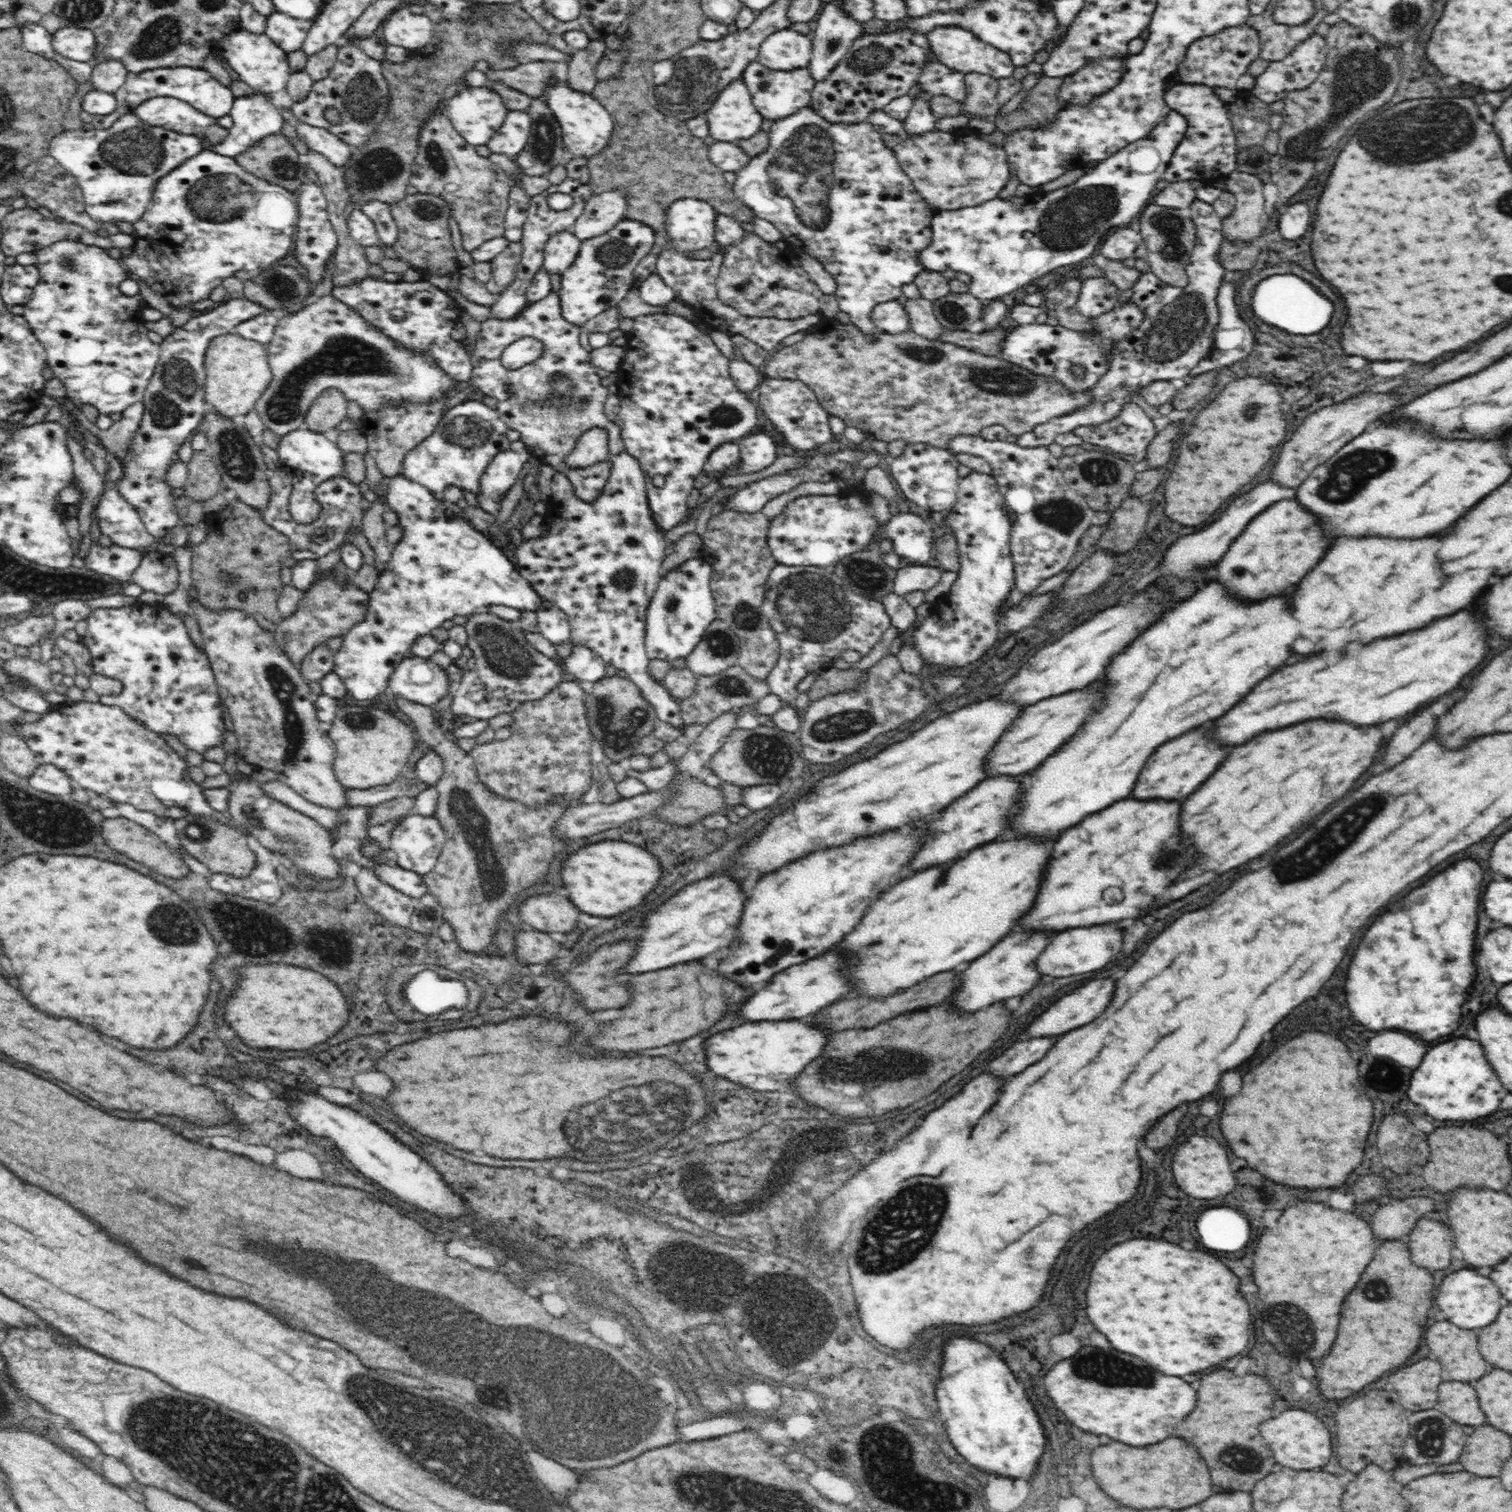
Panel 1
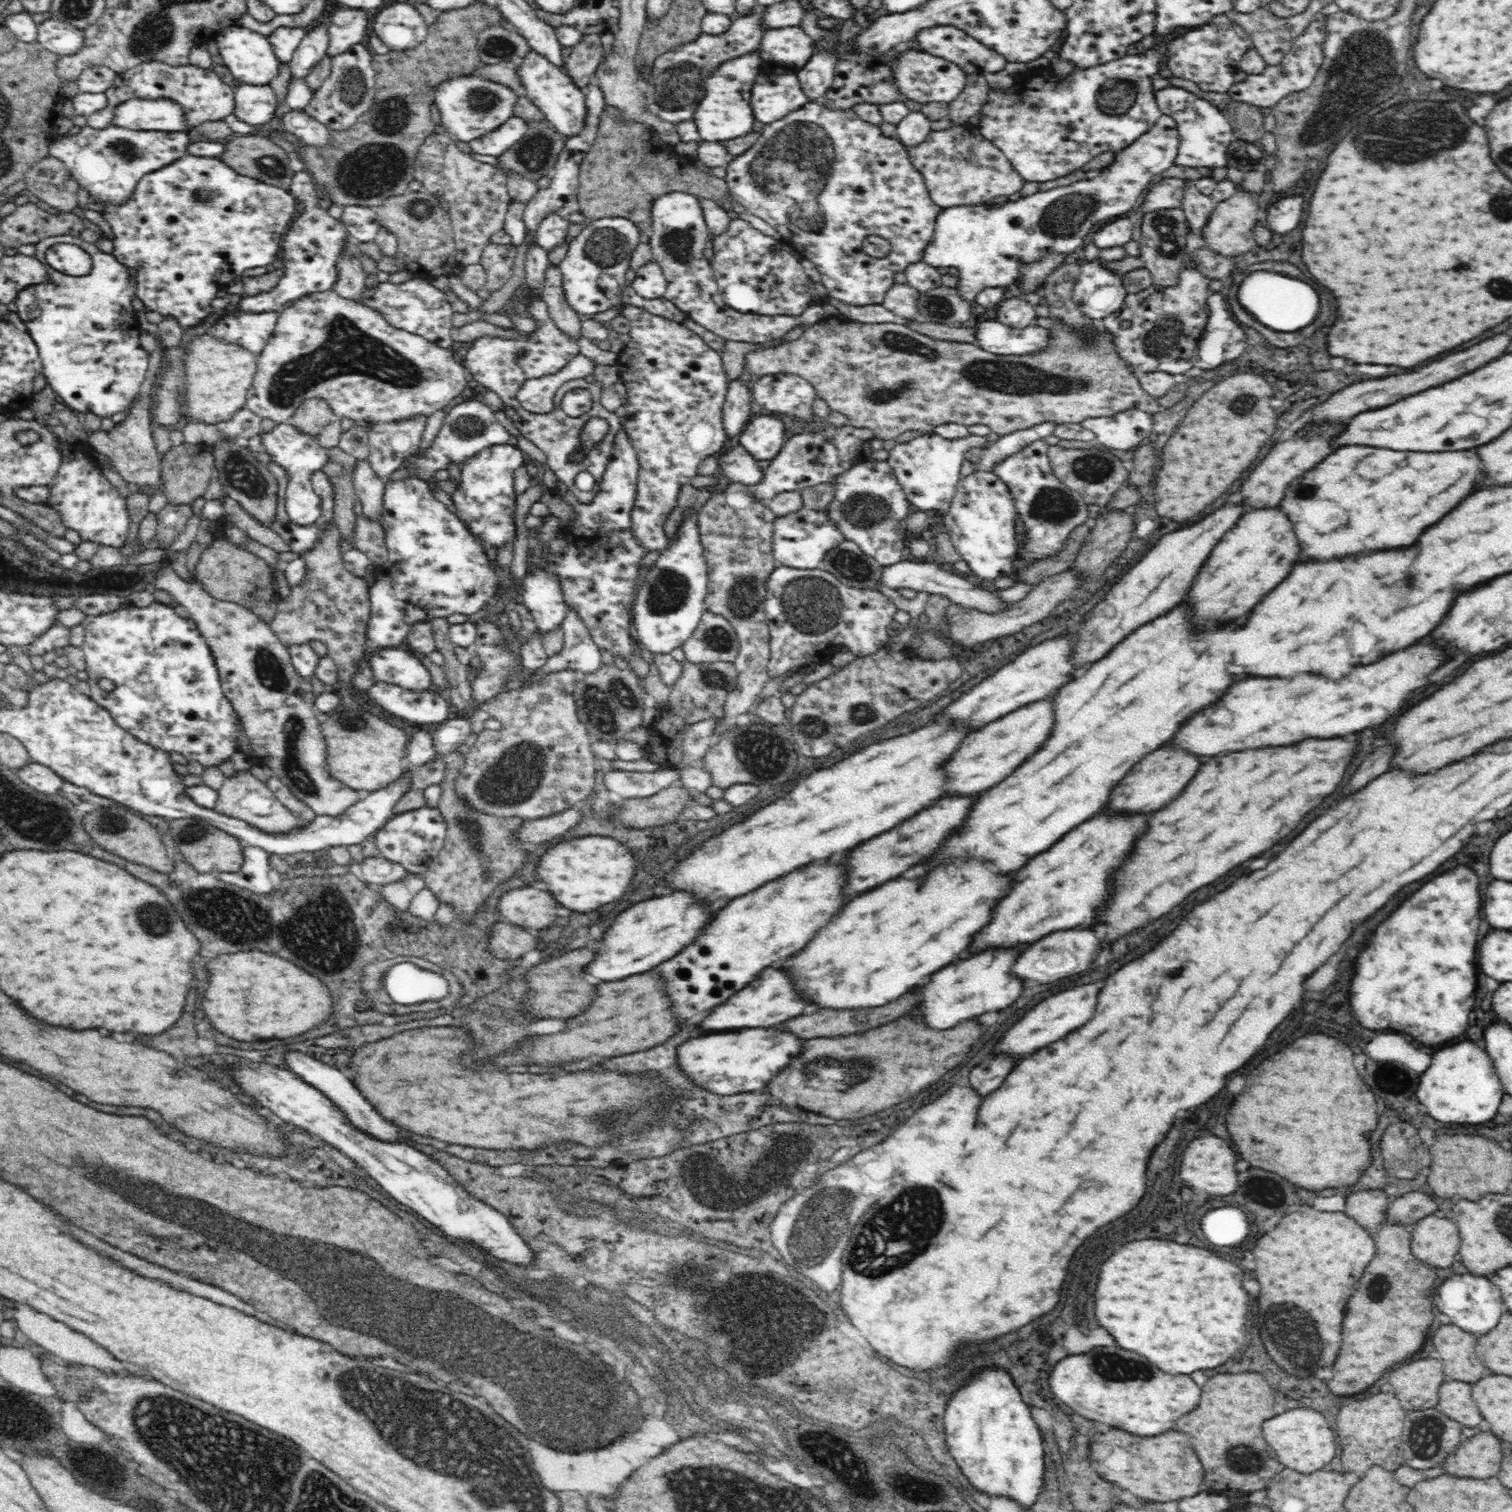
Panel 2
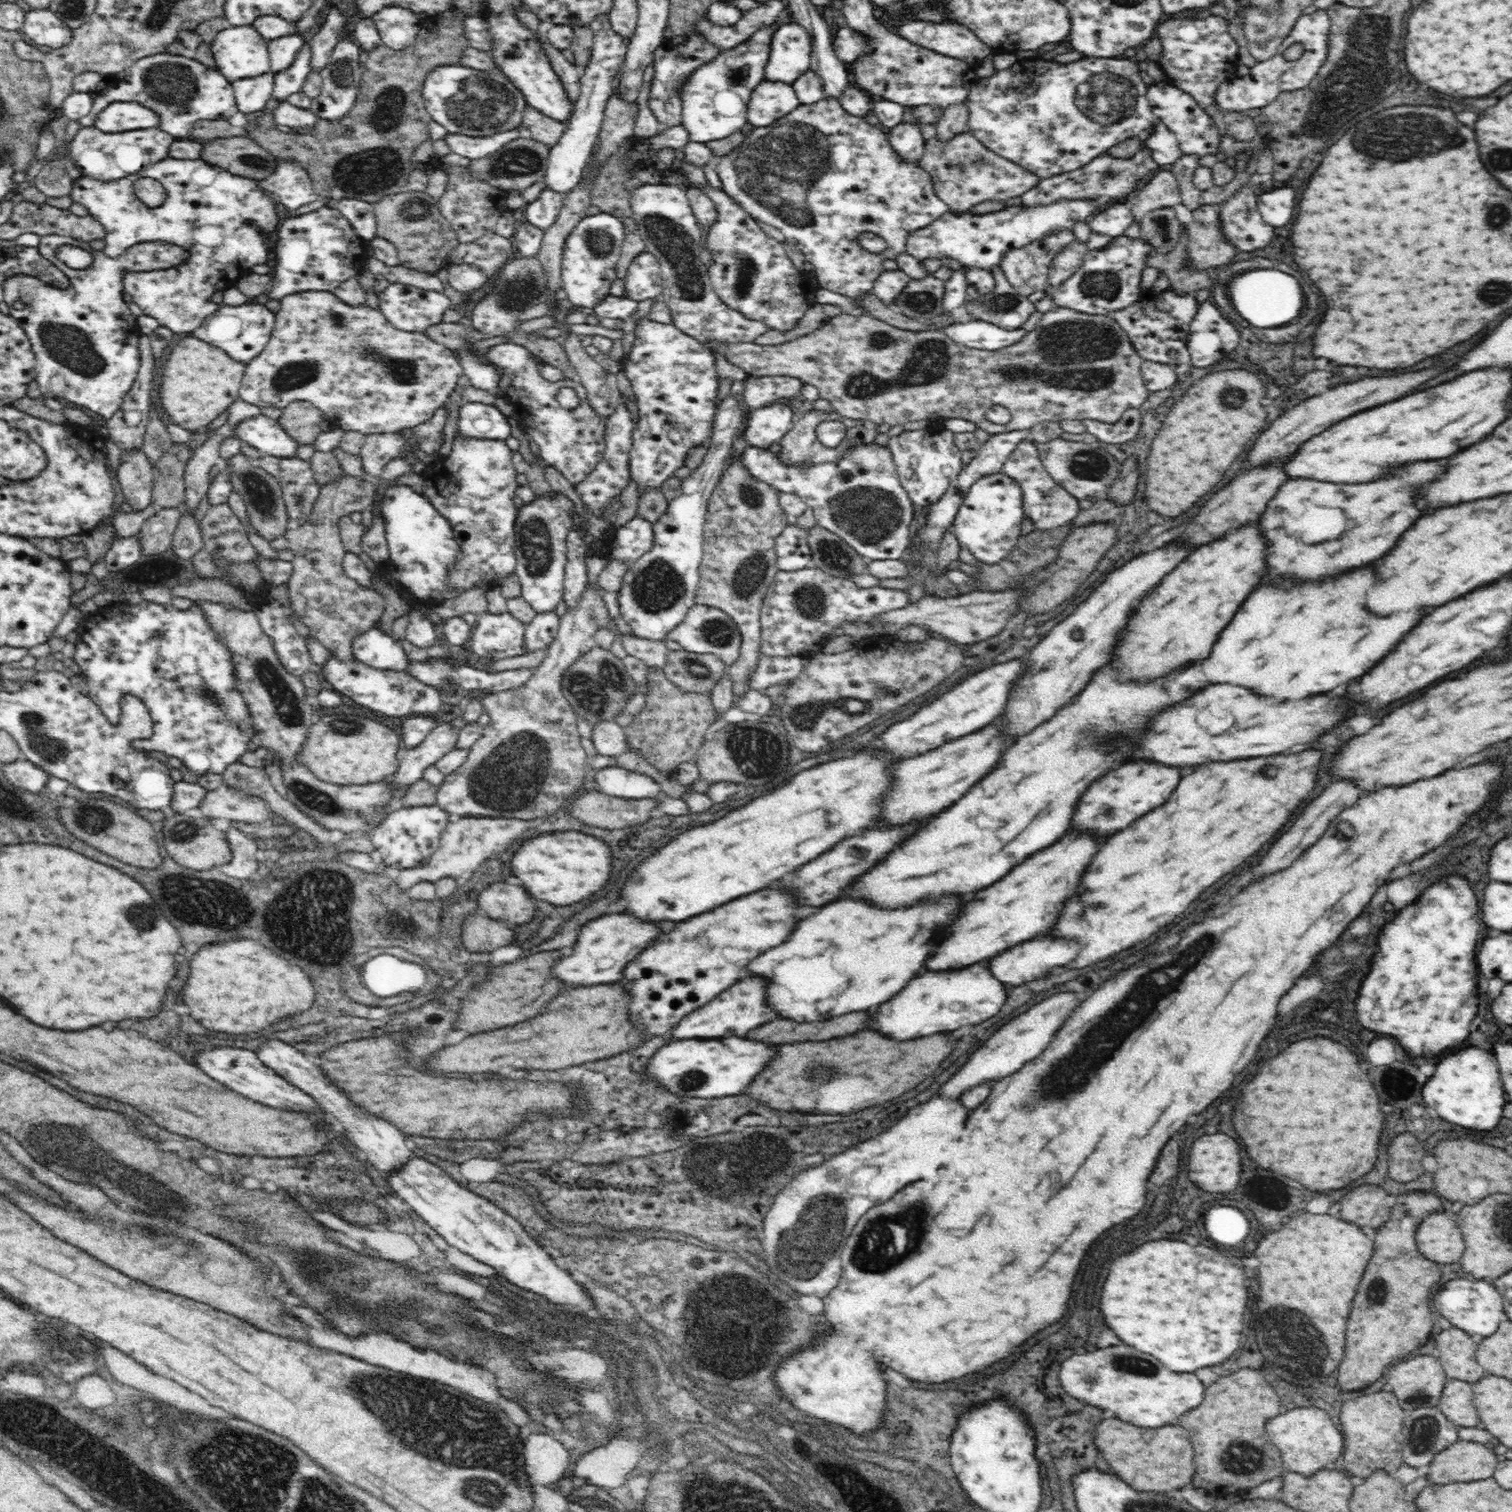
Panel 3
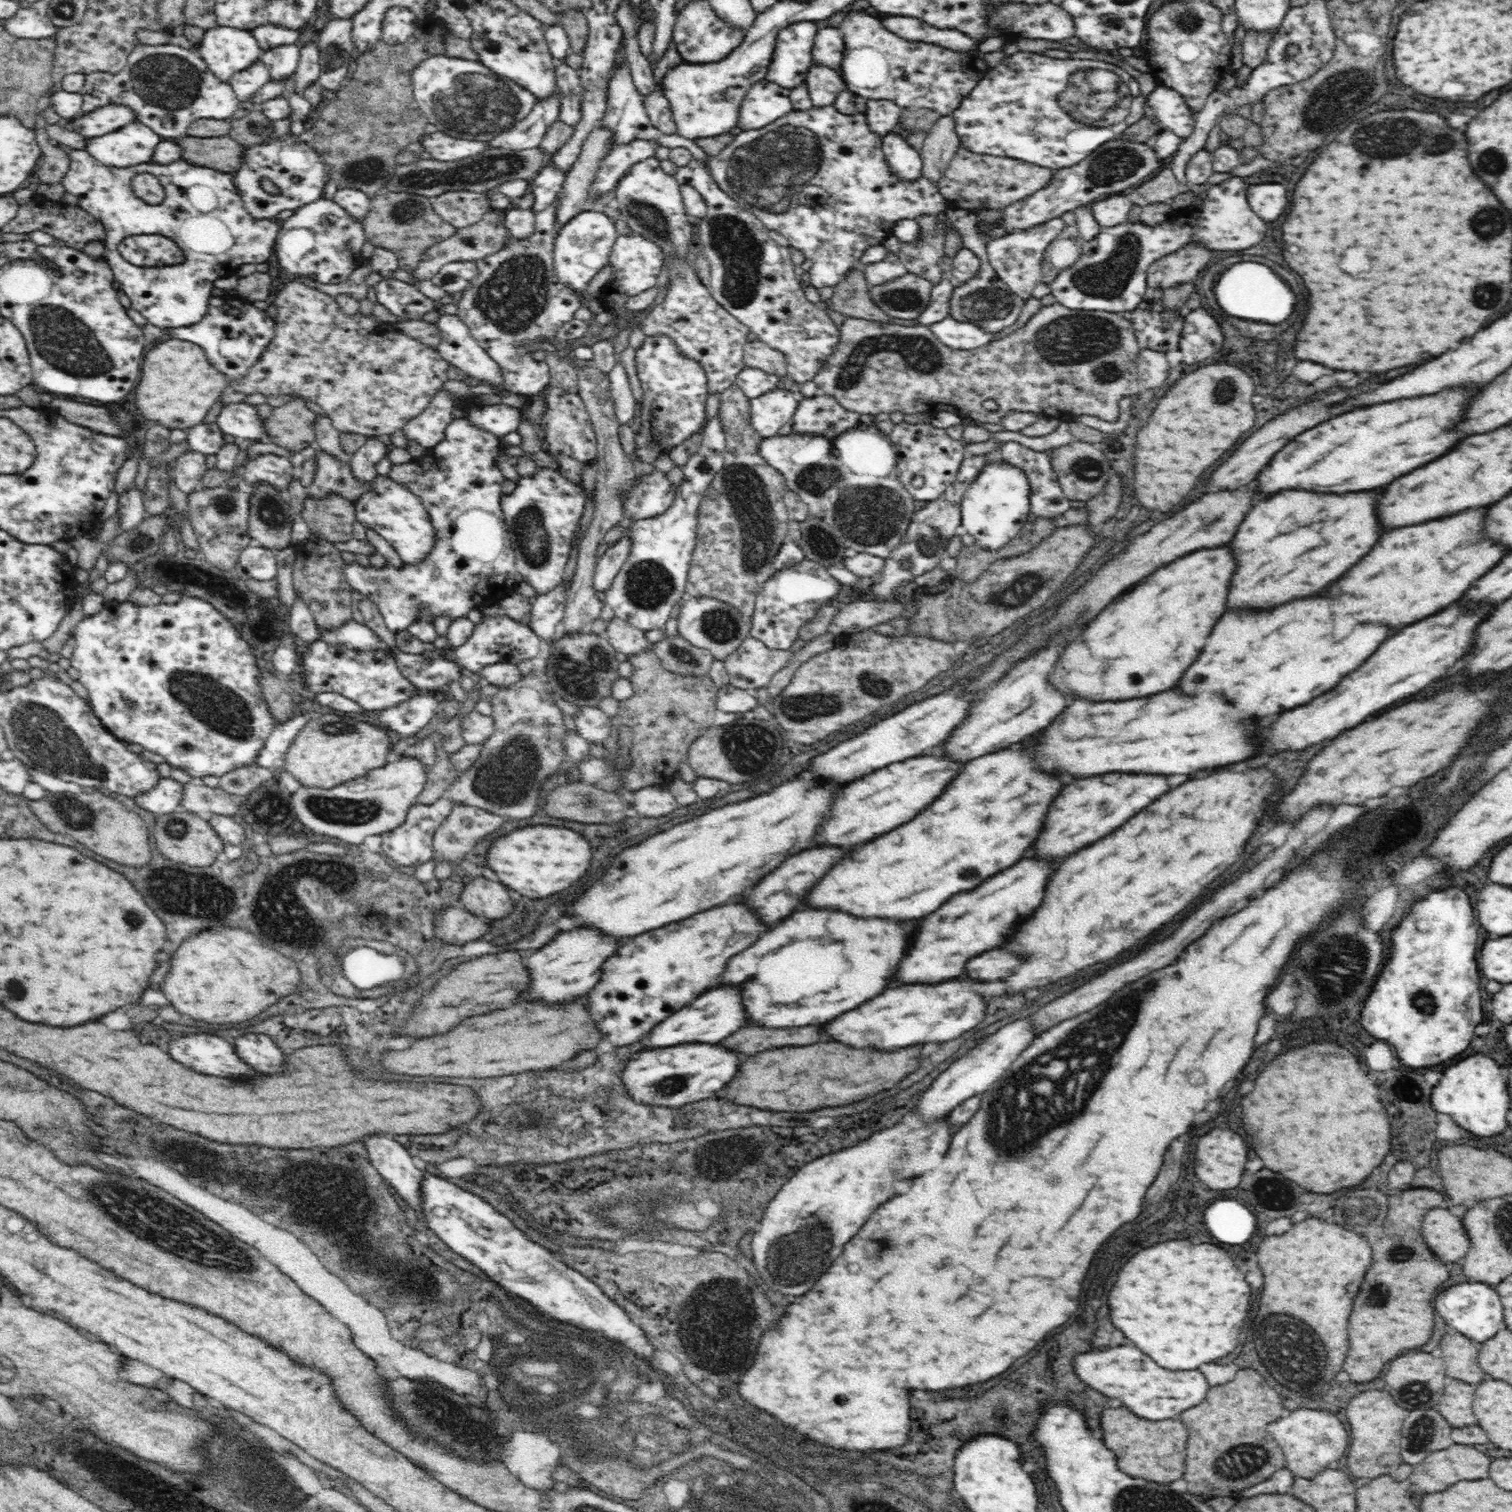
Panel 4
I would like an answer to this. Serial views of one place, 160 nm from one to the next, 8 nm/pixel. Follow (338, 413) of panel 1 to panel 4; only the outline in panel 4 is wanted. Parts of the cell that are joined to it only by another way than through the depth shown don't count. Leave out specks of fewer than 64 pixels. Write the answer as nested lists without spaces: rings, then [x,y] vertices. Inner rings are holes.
[[[294,397],[282,406],[273,407],[264,422],[266,435],[270,435],[274,444],[282,448],[301,451],[315,445],[314,416],[302,398]]]

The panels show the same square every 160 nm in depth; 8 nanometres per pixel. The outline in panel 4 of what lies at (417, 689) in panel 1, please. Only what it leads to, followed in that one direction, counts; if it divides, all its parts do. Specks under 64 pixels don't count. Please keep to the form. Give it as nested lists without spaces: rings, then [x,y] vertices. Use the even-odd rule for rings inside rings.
[[[347,621],[340,628],[332,632],[318,632],[320,640],[330,645],[336,645],[352,650],[382,650],[390,649],[388,644],[383,641],[373,630],[367,628],[364,624]]]

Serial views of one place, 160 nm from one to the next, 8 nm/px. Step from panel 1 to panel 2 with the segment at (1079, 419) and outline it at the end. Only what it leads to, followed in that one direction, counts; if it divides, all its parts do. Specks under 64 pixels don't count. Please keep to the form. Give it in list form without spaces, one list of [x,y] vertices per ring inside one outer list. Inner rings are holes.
[[[1184,180],[1184,196],[1181,208],[1185,213],[1187,222],[1202,235],[1202,226],[1206,224],[1206,220],[1209,220],[1214,205],[1212,205],[1210,196],[1203,195],[1197,189],[1193,180]],[[1187,263],[1180,270],[1178,284],[1168,287],[1150,285],[1150,288],[1136,294],[1128,293],[1124,304],[1116,312],[1099,321],[1099,325],[1113,334],[1113,341],[1116,344],[1115,348],[1119,350],[1119,356],[1130,365],[1134,374],[1160,371],[1175,375],[1184,374],[1193,368],[1191,356],[1196,354],[1198,340],[1202,337],[1206,320],[1208,320],[1206,300],[1211,295],[1208,281],[1209,279],[1202,275],[1198,268]],[[1045,422],[1034,427],[998,435],[981,449],[978,461],[975,463],[976,471],[992,471],[995,464],[1004,460],[1012,453],[1020,452],[1036,440],[1043,440],[1045,436],[1053,434],[1056,424]]]

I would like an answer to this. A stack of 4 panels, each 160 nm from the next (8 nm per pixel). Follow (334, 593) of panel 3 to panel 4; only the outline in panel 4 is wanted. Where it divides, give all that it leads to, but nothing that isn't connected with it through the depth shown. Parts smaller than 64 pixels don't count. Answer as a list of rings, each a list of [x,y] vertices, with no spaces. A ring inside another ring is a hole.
[[[316,446],[313,458],[316,459],[316,472],[312,484],[306,488],[311,496],[320,498],[331,492],[355,502],[369,491],[371,481],[360,483],[352,475],[349,463],[341,461],[339,457],[331,456]],[[311,535],[307,543],[300,548],[293,566],[293,584],[295,593],[309,608],[317,627],[322,632],[332,632],[340,628],[347,621],[354,623],[352,618],[352,592],[344,577],[345,562],[330,540],[322,536]]]

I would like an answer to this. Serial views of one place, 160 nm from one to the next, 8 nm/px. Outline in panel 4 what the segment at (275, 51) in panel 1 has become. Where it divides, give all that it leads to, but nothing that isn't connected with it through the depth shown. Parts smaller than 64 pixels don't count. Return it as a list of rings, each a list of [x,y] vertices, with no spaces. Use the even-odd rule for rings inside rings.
[[[182,25],[172,28],[170,44],[180,46],[182,48],[190,48],[200,53],[200,56],[210,71],[220,80],[227,82],[232,76],[237,75],[238,72],[244,71],[250,67],[250,64],[255,64],[263,54],[258,41],[254,38],[253,33],[246,29],[237,29],[225,26],[216,26],[205,30],[202,39],[198,43],[188,42],[186,36],[182,33]]]

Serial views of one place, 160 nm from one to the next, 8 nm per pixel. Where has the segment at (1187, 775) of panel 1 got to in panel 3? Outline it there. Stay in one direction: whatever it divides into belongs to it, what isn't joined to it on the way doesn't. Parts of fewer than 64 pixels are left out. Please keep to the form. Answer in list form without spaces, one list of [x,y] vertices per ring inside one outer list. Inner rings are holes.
[[[1152,762],[1122,764],[1118,772],[1110,772],[1106,780],[1098,780],[1098,784],[1086,792],[1086,804],[1082,804],[1082,812],[1078,812],[1078,820],[1074,820],[1074,824],[1082,824],[1082,828],[1098,828],[1098,832],[1122,830],[1164,804],[1178,786],[1178,780],[1180,768],[1168,768]]]

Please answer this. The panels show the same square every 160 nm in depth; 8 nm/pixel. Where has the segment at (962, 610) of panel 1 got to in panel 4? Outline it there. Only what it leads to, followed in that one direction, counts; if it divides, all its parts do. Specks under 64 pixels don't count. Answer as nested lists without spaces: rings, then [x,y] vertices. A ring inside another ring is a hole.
[[[993,455],[966,488],[961,502],[960,531],[971,534],[983,548],[996,550],[1018,536],[1030,514],[1030,485],[1025,472]]]

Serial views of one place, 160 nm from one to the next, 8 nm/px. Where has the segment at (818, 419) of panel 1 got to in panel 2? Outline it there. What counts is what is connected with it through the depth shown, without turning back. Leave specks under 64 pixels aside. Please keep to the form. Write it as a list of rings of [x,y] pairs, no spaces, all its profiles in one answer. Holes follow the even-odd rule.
[[[779,373],[762,375],[750,391],[755,404],[774,412],[774,414],[792,414],[808,422],[812,400],[817,398],[815,388],[798,375]]]

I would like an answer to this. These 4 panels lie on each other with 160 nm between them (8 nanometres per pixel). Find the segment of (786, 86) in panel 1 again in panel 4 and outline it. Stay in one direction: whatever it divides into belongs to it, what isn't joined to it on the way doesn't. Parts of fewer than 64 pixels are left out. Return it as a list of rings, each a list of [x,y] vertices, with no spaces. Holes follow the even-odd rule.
[[[760,80],[758,84],[754,84],[754,88],[750,88],[750,96],[746,96],[746,100],[742,102],[738,128],[756,130],[788,114],[792,110],[788,96],[788,88],[781,88],[768,80]]]

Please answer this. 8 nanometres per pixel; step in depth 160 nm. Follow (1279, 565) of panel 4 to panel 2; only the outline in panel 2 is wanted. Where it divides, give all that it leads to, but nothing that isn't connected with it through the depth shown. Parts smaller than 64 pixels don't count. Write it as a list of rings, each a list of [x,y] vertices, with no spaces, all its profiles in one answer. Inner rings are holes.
[[[1346,446],[1338,448],[1326,460],[1322,460],[1314,470],[1306,472],[1302,478],[1296,478],[1288,488],[1286,496],[1280,502],[1290,516],[1294,516],[1294,524],[1298,524],[1298,536],[1302,536],[1302,544],[1306,544],[1306,558],[1318,556],[1318,560],[1330,560],[1330,556],[1354,556],[1354,552],[1372,552],[1374,548],[1402,548],[1402,544],[1414,544],[1416,538],[1432,524],[1436,524],[1444,514],[1448,514],[1454,506],[1460,504],[1468,494],[1472,494],[1474,482],[1480,478],[1482,462],[1474,450],[1460,450],[1460,452],[1392,452],[1384,448],[1368,448],[1368,446]]]

